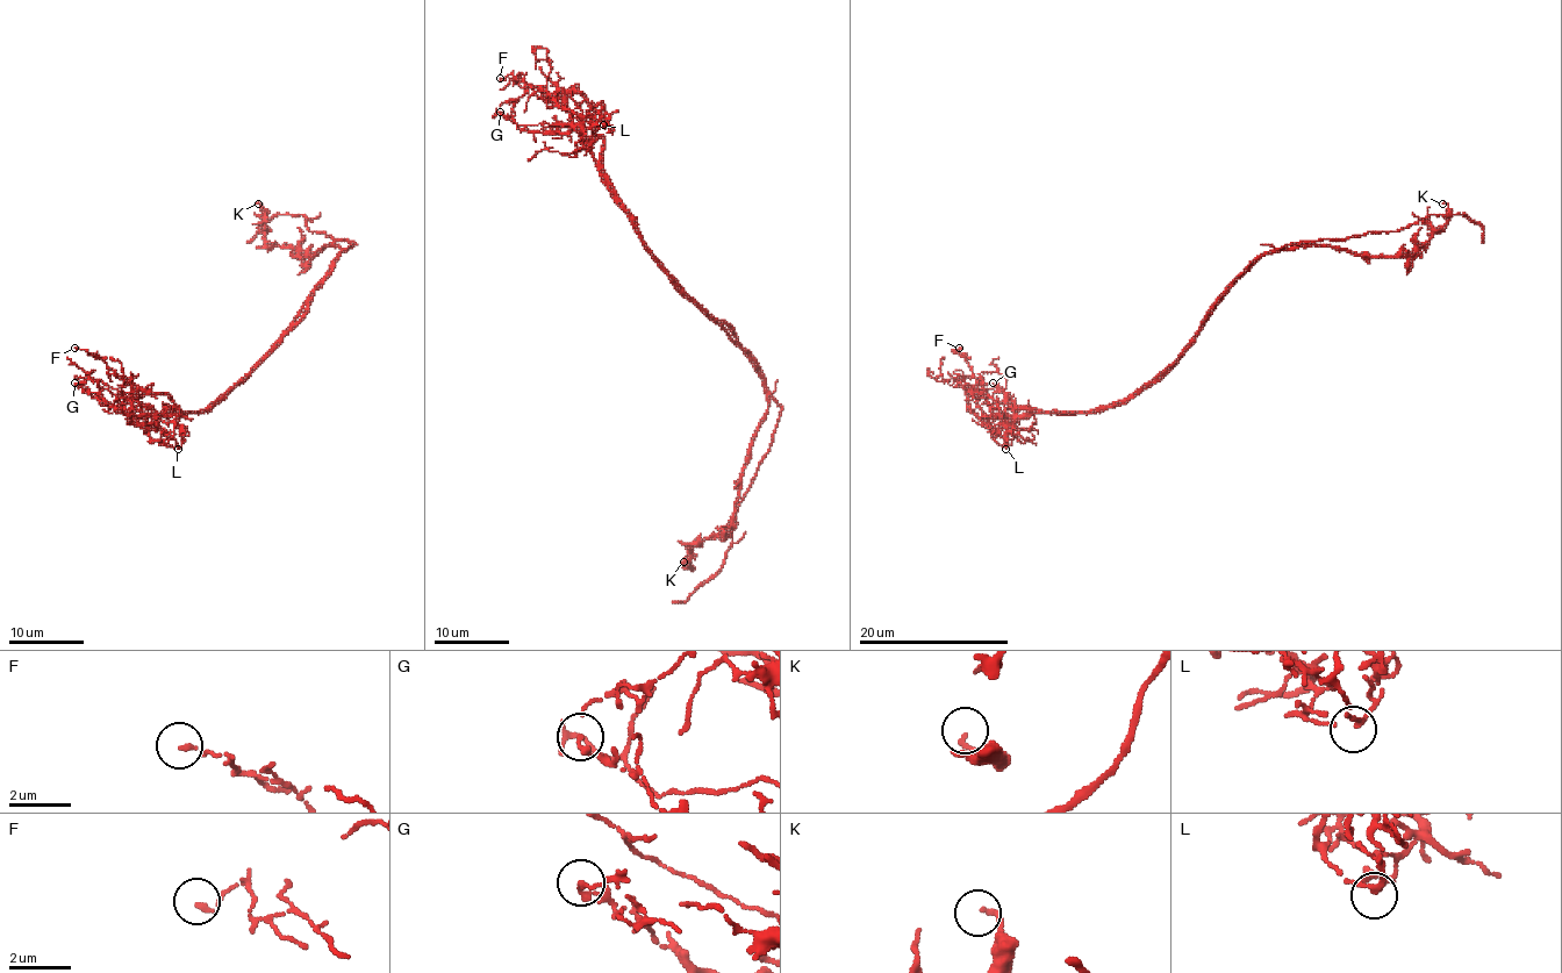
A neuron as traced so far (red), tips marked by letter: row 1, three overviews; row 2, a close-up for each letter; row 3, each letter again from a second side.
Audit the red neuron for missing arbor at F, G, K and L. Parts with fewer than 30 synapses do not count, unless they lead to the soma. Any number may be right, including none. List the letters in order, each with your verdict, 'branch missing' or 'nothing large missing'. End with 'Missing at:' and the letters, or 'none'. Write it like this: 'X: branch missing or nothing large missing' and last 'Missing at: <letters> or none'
F: nothing large missing
G: nothing large missing
K: nothing large missing
L: nothing large missing
Missing at: none

